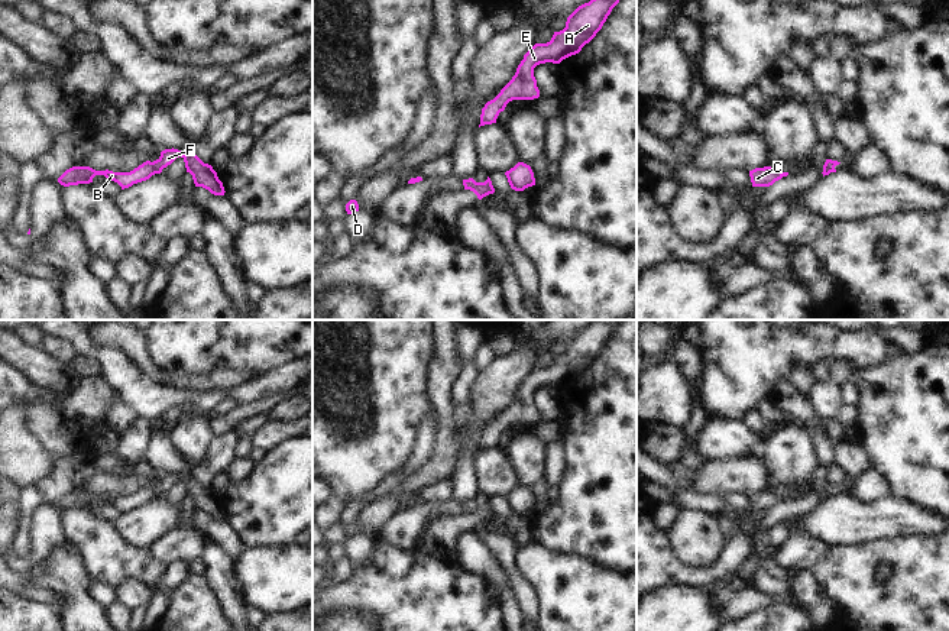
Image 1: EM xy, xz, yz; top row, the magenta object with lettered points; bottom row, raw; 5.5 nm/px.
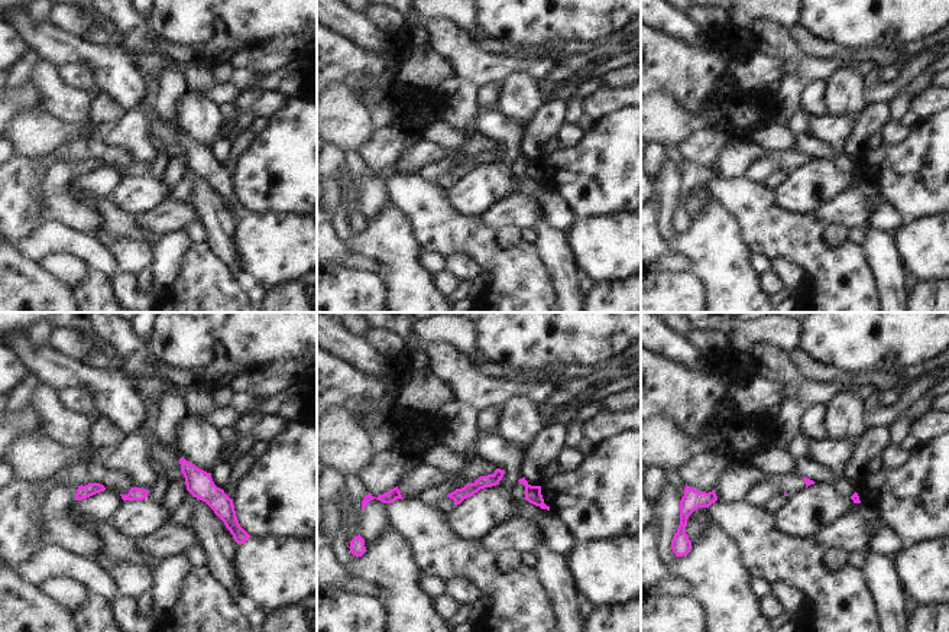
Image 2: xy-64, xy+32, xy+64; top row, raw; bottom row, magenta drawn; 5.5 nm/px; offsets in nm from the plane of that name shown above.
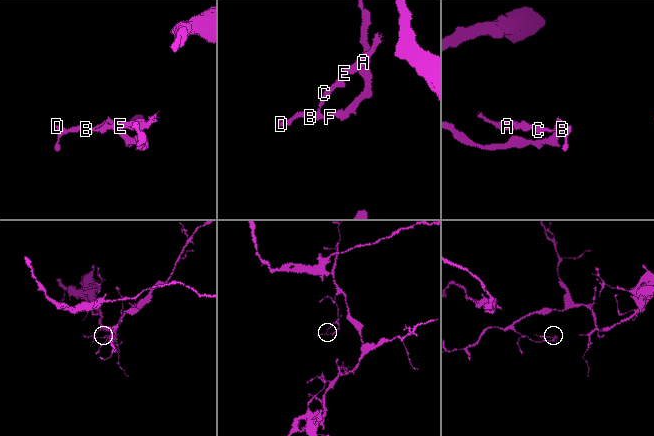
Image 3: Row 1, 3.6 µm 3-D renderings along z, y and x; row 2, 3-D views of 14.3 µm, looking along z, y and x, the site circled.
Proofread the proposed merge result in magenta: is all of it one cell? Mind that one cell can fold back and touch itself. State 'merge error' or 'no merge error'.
merge error

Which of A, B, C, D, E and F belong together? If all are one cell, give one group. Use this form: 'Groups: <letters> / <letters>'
Groups: A B C D E / F.

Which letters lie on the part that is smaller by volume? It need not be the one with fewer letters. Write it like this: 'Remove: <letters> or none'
Remove: A, B, C, D, E

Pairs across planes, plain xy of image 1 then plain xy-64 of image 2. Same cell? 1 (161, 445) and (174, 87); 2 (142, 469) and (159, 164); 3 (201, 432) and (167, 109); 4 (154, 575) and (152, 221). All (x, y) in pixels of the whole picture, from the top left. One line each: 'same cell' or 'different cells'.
1: same cell
2: same cell
3: different cells
4: different cells

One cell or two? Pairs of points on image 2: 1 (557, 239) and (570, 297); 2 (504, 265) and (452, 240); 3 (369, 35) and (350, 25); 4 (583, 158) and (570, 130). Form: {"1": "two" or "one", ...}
{"1": "one", "2": "one", "3": "one", "4": "two"}

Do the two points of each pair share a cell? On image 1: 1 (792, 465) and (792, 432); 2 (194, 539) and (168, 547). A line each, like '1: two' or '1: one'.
1: one
2: one

